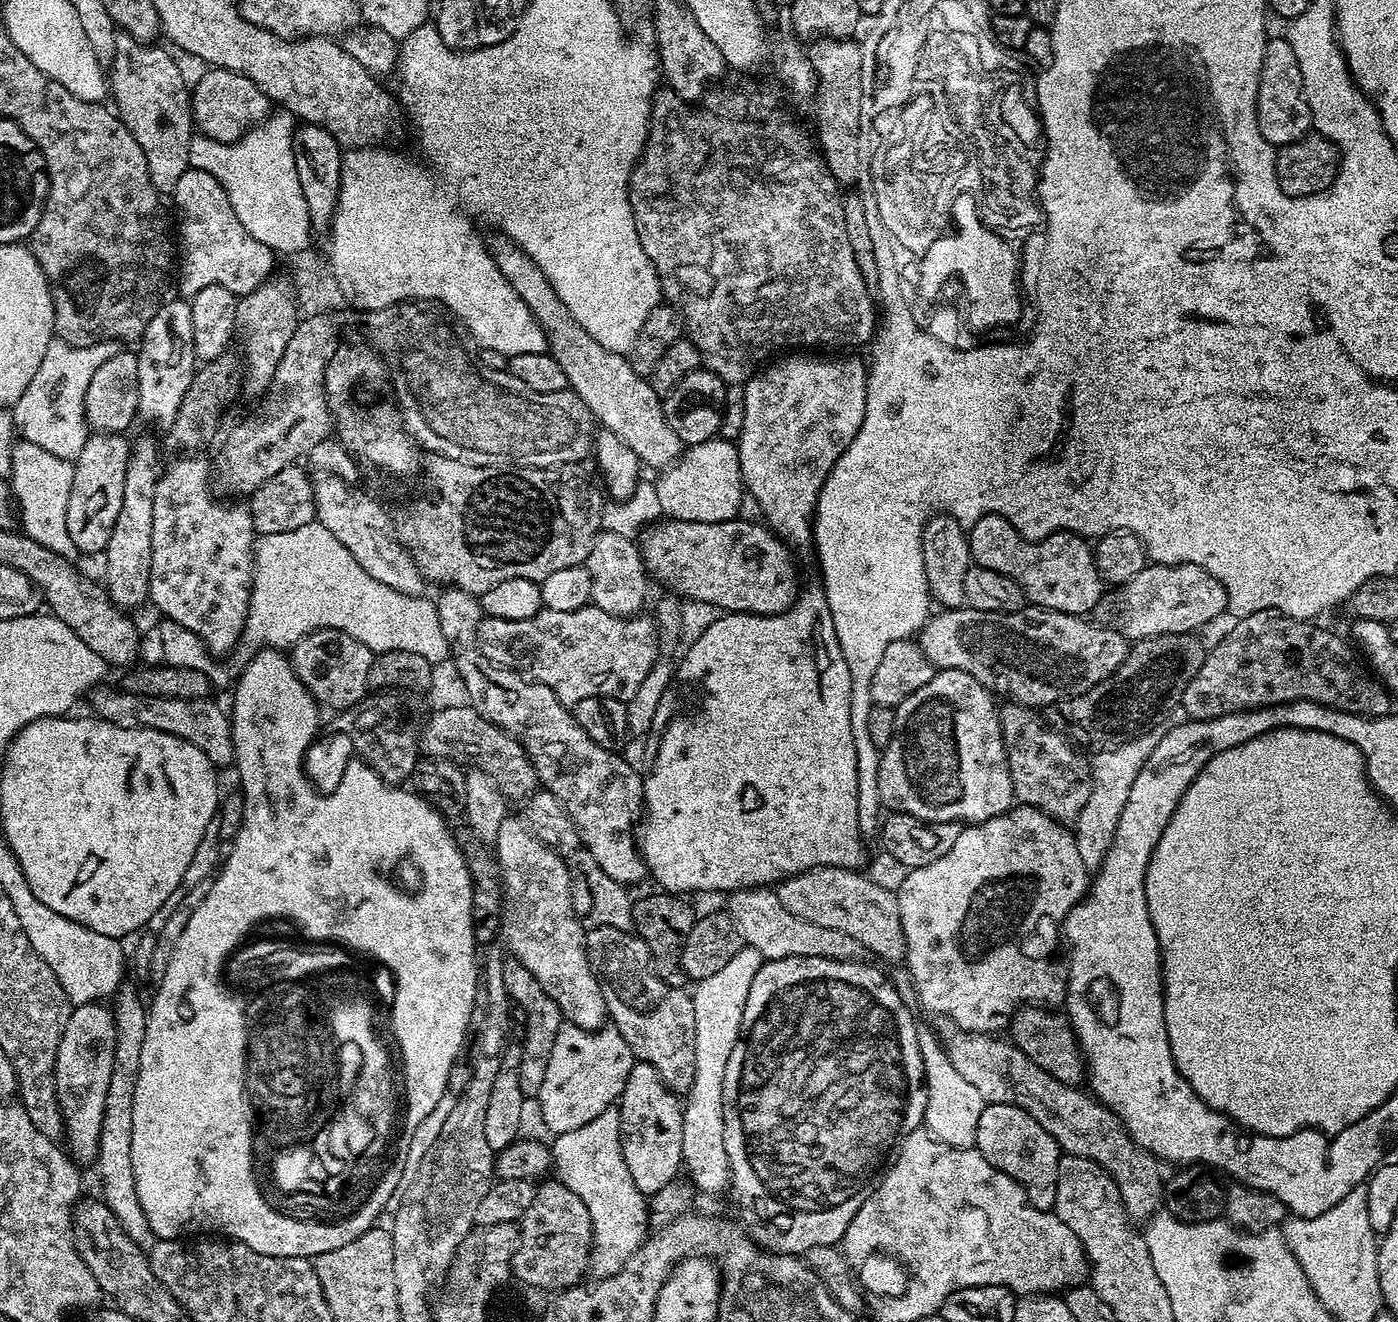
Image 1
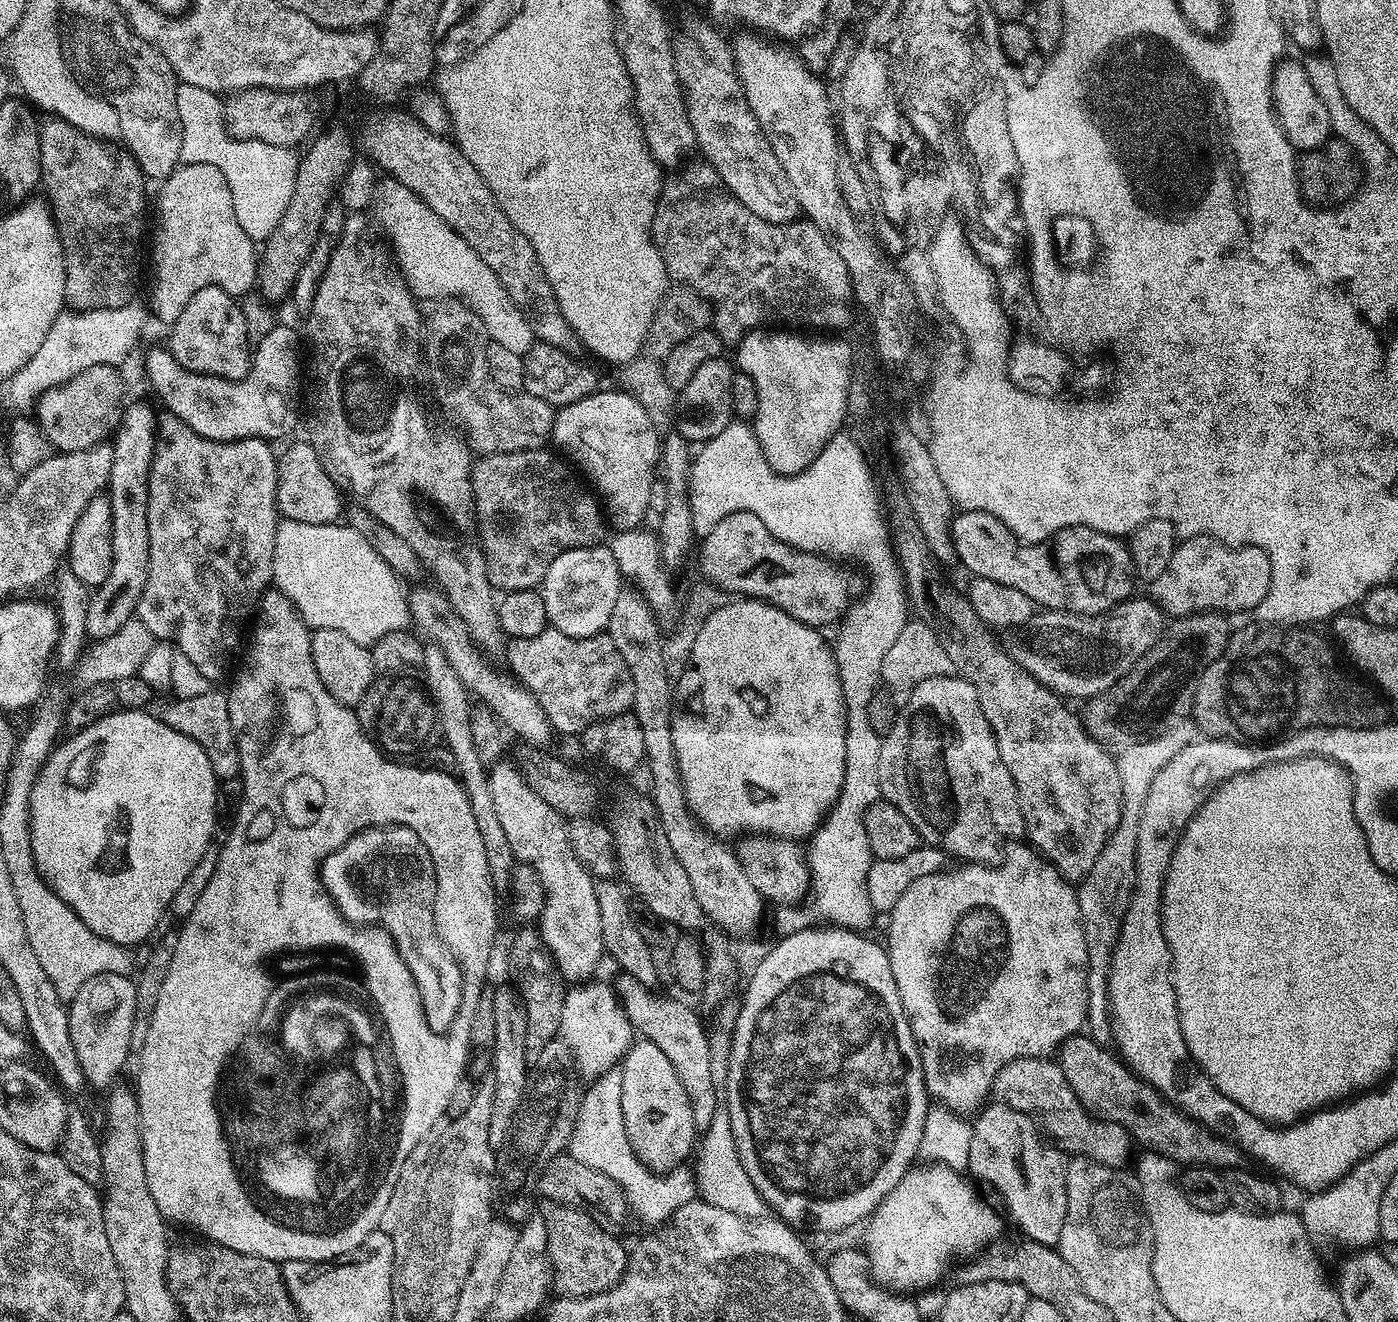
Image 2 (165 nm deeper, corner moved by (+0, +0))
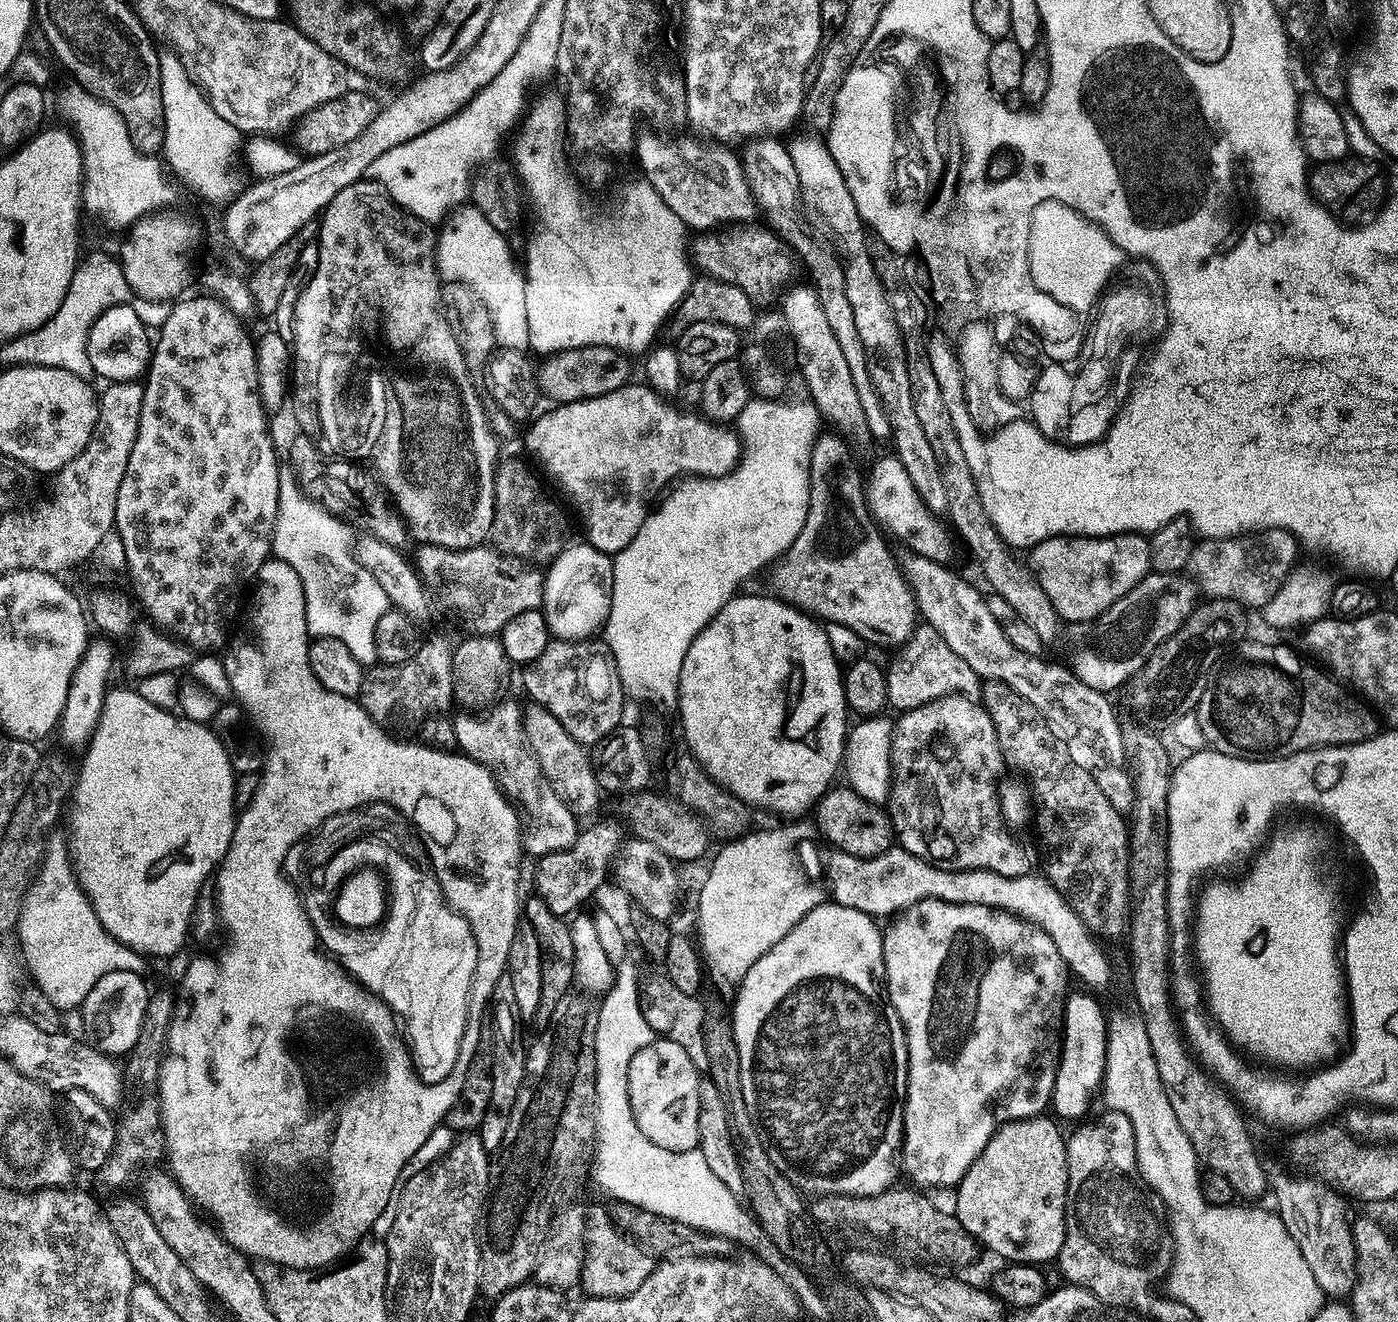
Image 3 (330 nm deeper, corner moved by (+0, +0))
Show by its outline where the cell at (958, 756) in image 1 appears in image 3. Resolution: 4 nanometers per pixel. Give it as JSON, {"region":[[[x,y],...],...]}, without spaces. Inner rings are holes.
{"region":[[[953,694],[943,696],[934,702],[926,702],[922,706],[912,708],[903,713],[894,724],[892,734],[892,787],[890,789],[890,807],[893,825],[898,832],[899,847],[906,849],[910,854],[925,857],[933,862],[939,862],[953,870],[962,868],[985,868],[1003,876],[1026,876],[1033,871],[1032,856],[1012,837],[1010,824],[1002,811],[1002,797],[996,793],[996,779],[1006,771],[1004,755],[998,746],[998,734],[994,730],[994,722],[990,722],[990,714],[984,709],[983,703],[977,702],[971,696]]]}

